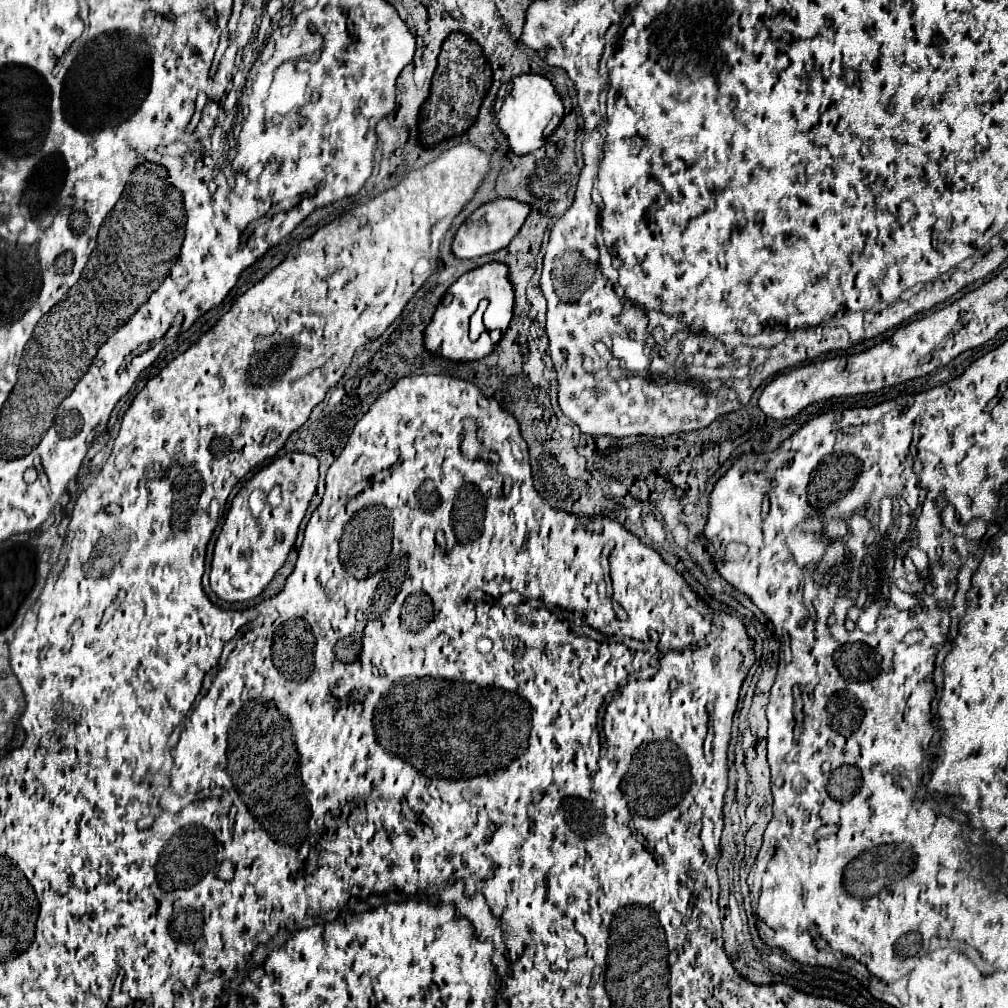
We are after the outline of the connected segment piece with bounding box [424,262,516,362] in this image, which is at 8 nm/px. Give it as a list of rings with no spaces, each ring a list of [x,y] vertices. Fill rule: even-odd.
[[[490,262],[490,264],[480,266],[480,268],[474,268],[474,270],[466,272],[464,276],[460,276],[450,286],[448,292],[452,294],[452,302],[450,304],[438,304],[436,314],[434,314],[432,322],[428,324],[428,328],[424,332],[424,346],[432,354],[440,354],[440,356],[444,356],[448,360],[456,360],[456,362],[484,358],[490,352],[488,344],[486,342],[470,342],[470,338],[468,338],[468,318],[476,310],[478,302],[488,298],[490,302],[483,316],[486,330],[507,330],[512,320],[514,302],[516,302],[514,286],[508,278],[508,266],[500,264],[500,262]]]

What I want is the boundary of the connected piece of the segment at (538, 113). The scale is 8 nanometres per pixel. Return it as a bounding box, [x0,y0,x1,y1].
[494,74,564,156]

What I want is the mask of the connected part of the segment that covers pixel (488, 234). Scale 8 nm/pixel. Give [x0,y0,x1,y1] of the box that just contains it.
[452,198,532,260]

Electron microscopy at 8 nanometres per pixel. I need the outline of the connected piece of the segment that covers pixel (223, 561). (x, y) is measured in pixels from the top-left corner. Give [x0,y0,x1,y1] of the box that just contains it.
[210,452,318,602]

